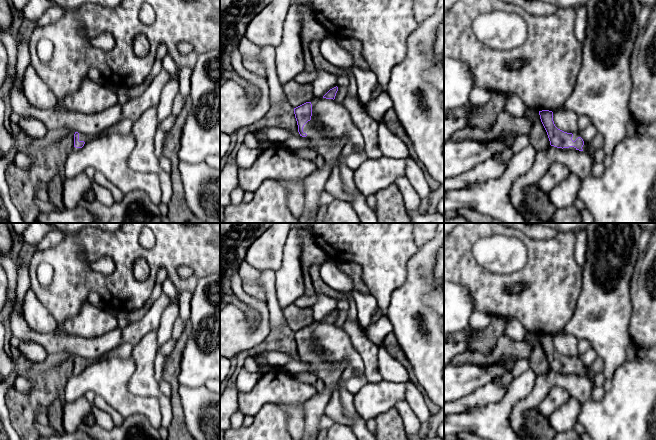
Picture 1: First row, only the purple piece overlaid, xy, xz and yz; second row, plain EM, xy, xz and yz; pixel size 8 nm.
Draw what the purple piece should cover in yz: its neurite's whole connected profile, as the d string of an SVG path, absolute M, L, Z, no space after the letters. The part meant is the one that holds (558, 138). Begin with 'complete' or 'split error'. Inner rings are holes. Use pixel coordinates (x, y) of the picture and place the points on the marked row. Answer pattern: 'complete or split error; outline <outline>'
split error; outline M542 110L539 111L539 115L551 146L565 150L579 150L584 152L590 150L590 144L583 141L579 132L567 133L555 126L552 111Z

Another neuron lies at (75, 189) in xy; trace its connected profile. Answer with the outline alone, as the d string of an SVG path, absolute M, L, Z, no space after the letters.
M80 173L63 181L63 203L65 208L74 209L86 202L86 195L92 190L92 181L86 173Z

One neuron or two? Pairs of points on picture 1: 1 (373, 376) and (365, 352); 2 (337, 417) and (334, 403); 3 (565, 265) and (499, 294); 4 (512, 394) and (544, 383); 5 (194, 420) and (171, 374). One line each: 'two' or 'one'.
1: one
2: one
3: one
4: two
5: two

